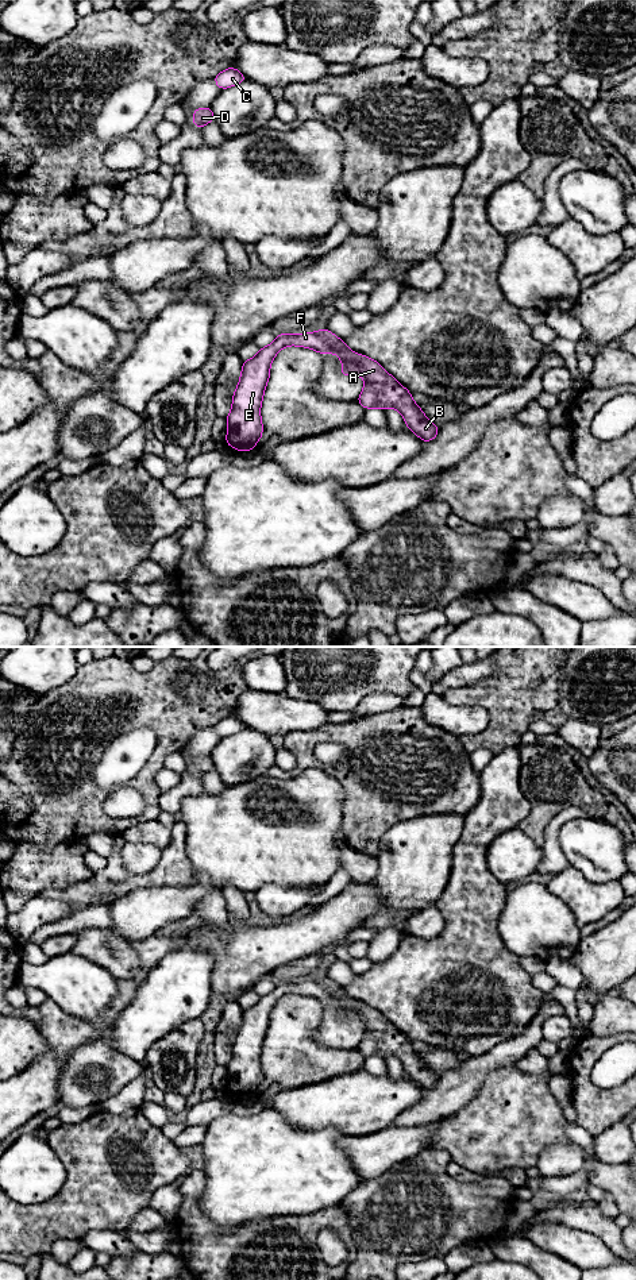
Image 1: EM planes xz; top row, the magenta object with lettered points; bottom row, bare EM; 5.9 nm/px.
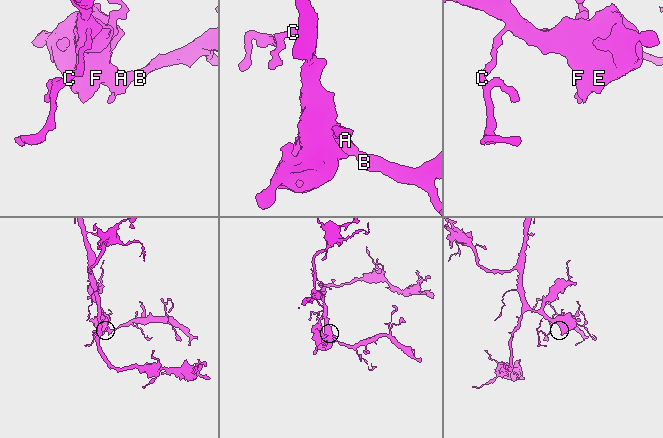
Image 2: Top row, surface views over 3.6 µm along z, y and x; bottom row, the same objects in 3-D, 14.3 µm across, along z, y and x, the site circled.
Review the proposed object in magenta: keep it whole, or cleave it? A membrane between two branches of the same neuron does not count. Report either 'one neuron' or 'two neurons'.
two neurons

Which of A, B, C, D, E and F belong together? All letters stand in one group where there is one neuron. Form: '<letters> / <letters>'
A B / C D E F

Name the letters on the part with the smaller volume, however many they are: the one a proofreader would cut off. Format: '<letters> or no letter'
A, B

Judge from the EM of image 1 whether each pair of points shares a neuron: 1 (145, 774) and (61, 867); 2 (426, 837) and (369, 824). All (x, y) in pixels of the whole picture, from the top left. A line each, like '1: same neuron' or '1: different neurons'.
1: different neurons
2: different neurons

